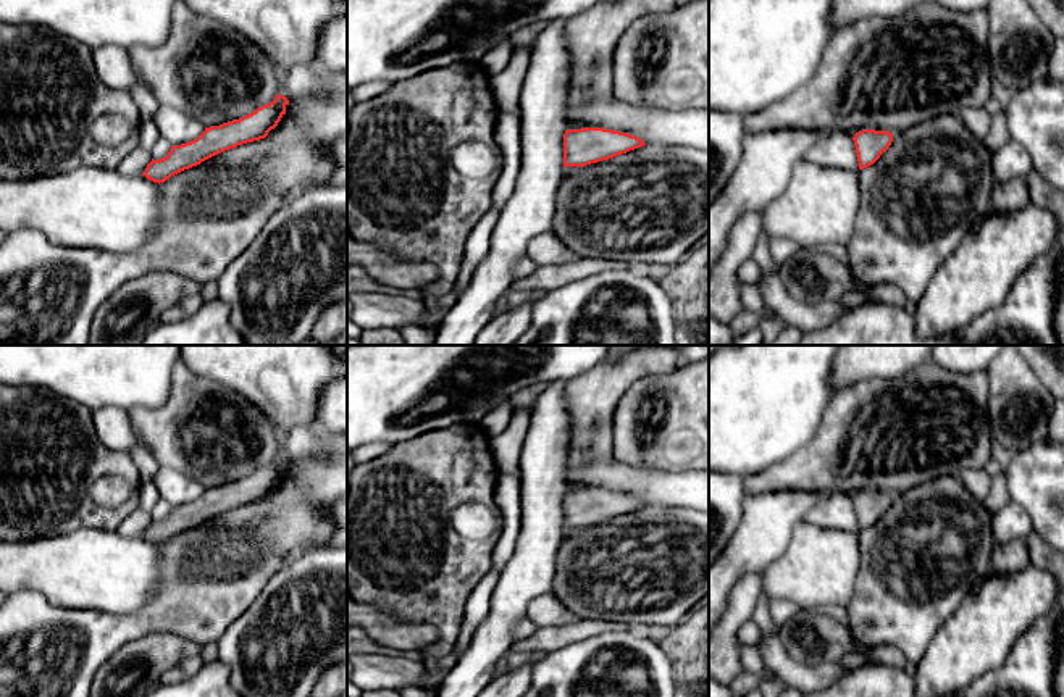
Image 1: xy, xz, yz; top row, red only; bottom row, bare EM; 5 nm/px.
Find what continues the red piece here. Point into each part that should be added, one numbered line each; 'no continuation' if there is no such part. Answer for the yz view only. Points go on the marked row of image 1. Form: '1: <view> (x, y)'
no continuation

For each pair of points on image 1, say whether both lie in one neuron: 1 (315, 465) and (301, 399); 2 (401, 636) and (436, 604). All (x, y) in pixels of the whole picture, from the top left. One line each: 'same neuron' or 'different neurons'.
1: different neurons
2: different neurons

